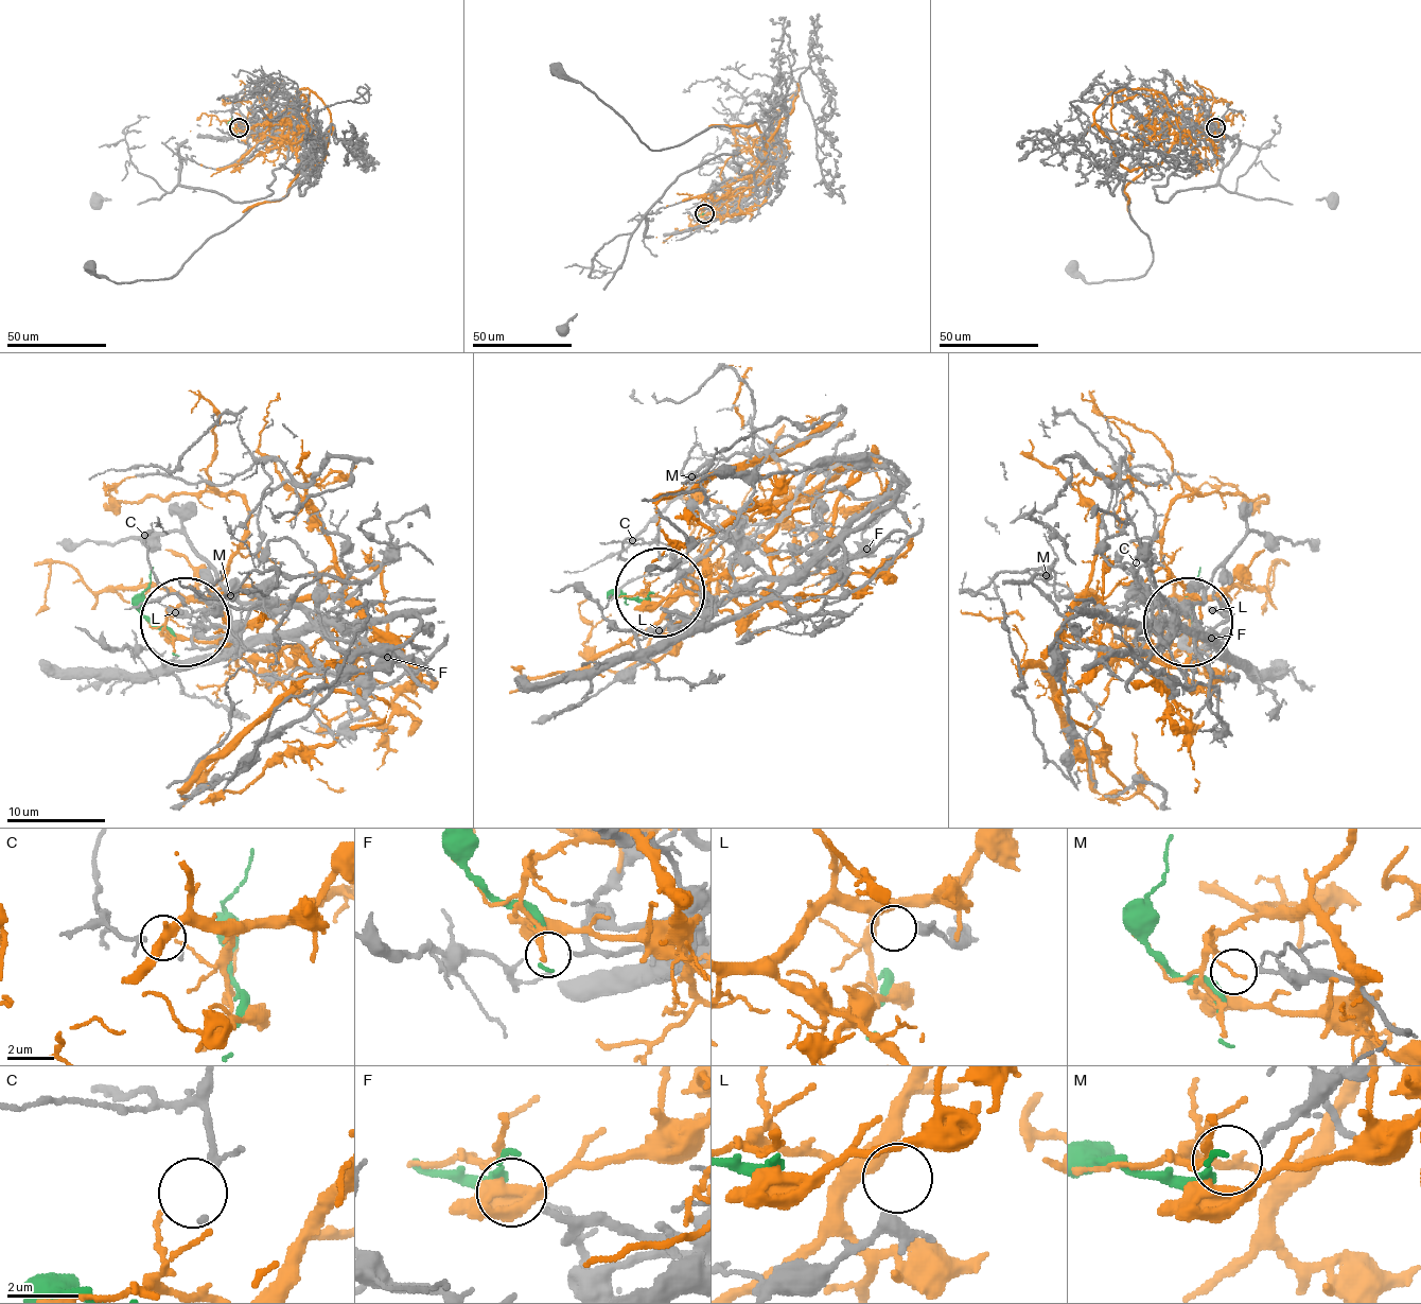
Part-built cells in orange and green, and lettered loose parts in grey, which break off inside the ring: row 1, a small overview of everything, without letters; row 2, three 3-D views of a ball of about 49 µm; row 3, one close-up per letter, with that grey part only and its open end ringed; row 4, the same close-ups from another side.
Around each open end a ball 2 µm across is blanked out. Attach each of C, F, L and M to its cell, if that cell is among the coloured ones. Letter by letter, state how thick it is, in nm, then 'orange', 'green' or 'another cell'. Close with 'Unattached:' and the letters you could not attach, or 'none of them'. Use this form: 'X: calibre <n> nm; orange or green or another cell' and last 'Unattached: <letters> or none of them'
C: calibre 240 nm; orange
F: calibre 200 nm; green
L: calibre 320 nm; another cell
M: calibre 190 nm; another cell
Unattached: L, M

